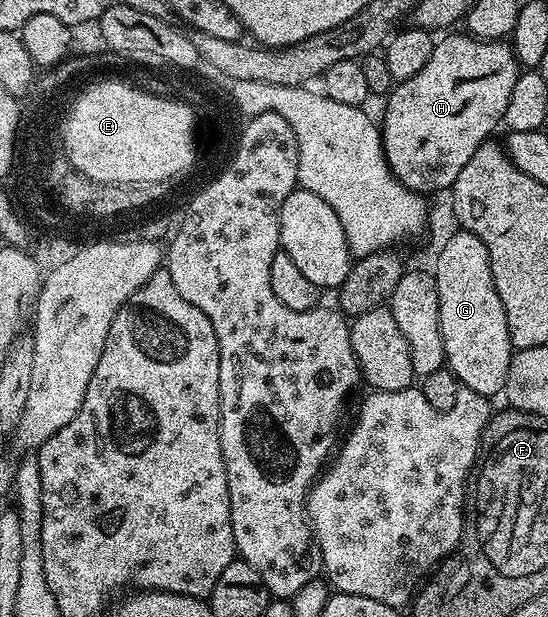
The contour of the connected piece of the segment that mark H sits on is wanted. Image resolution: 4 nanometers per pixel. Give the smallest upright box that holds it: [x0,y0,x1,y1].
[381,31,521,195]

